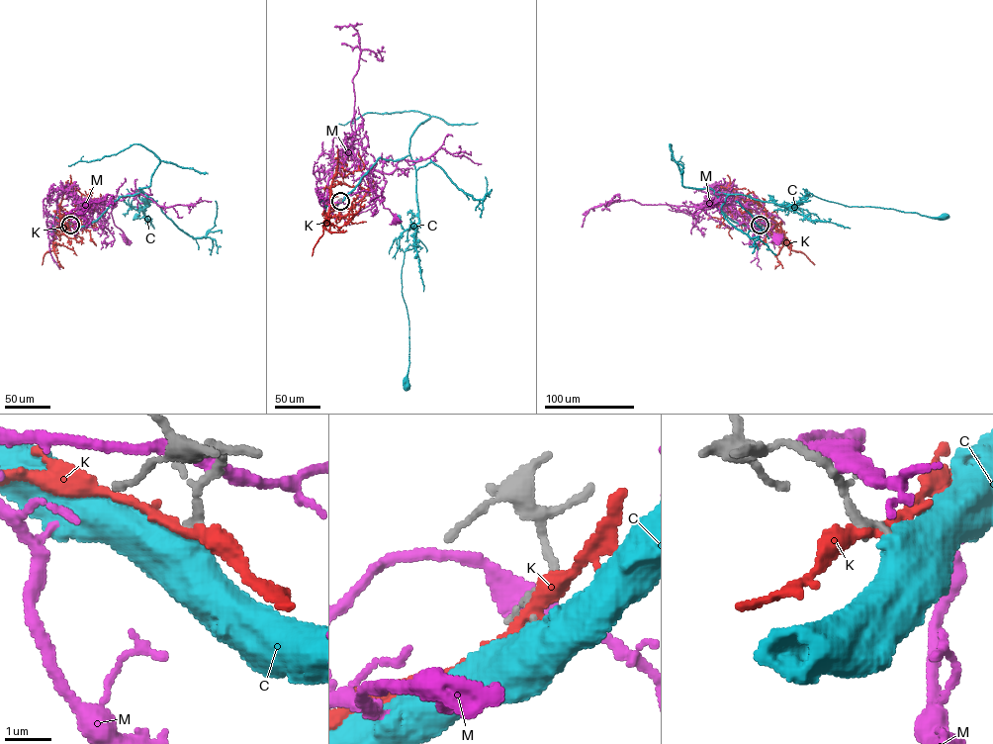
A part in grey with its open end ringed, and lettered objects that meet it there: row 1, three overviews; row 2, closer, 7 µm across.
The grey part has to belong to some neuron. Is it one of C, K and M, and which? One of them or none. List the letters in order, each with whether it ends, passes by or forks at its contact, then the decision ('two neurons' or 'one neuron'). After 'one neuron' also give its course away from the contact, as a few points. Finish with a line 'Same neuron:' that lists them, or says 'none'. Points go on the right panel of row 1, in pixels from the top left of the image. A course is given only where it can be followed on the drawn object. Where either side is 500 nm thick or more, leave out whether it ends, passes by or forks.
C: two neurons
K: it passes by; two neurons
M: it passes by; two neurons
Same neuron: none

